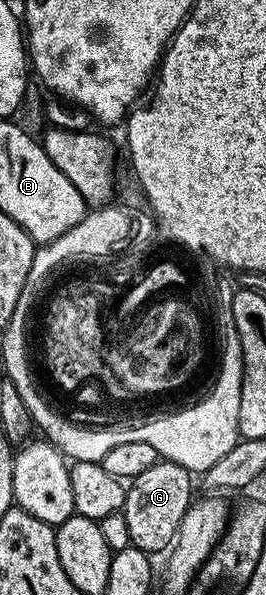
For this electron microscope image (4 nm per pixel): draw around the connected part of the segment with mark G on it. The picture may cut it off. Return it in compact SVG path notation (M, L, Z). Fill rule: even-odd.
M160 460L129 483L122 514L129 527L131 547L149 554L163 553L171 547L181 520L194 498L192 480L193 475L181 464Z

